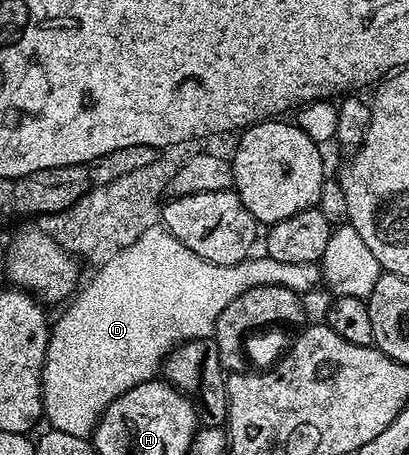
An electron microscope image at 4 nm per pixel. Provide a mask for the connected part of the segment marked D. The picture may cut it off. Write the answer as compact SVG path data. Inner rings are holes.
M153 227L147 229L145 233L143 233L140 237L129 240L127 244L125 244L124 250L118 255L114 255L108 261L105 261L103 265L99 266L95 270L96 273L92 277L92 282L89 283L88 286L81 288L79 292L75 294L75 297L71 300L71 303L67 306L68 310L65 311L64 314L61 315L60 318L55 318L54 324L51 326L49 335L48 335L48 346L46 347L46 351L44 352L44 366L42 367L42 403L44 404L44 412L42 414L43 420L47 422L49 426L53 429L57 429L58 431L66 431L66 435L78 435L79 437L88 437L91 434L92 430L95 429L97 423L100 421L100 417L106 411L106 407L110 407L110 403L114 403L114 399L118 399L121 397L123 393L126 391L130 391L134 387L138 387L138 383L146 383L147 381L153 380L157 376L156 373L160 369L160 364L163 363L164 357L166 358L171 354L172 350L176 348L176 346L181 345L184 341L193 341L194 339L202 339L203 337L212 337L216 332L216 324L218 323L218 315L222 315L222 311L226 311L226 307L230 304L234 299L238 299L238 295L242 295L242 291L246 291L247 289L253 289L256 285L282 285L287 289L294 291L295 293L301 295L307 295L308 292L311 291L312 288L317 284L318 286L322 281L322 270L315 261L311 261L310 263L278 263L278 259L274 259L273 257L269 257L267 255L261 255L261 257L256 257L257 255L249 256L247 259L243 261L239 261L238 263L234 263L233 265L219 265L218 263L210 263L206 259L202 259L198 255L194 255L194 251L190 251L190 247L186 247L183 245L177 237L173 237L171 233L168 232L167 229L163 227Z

